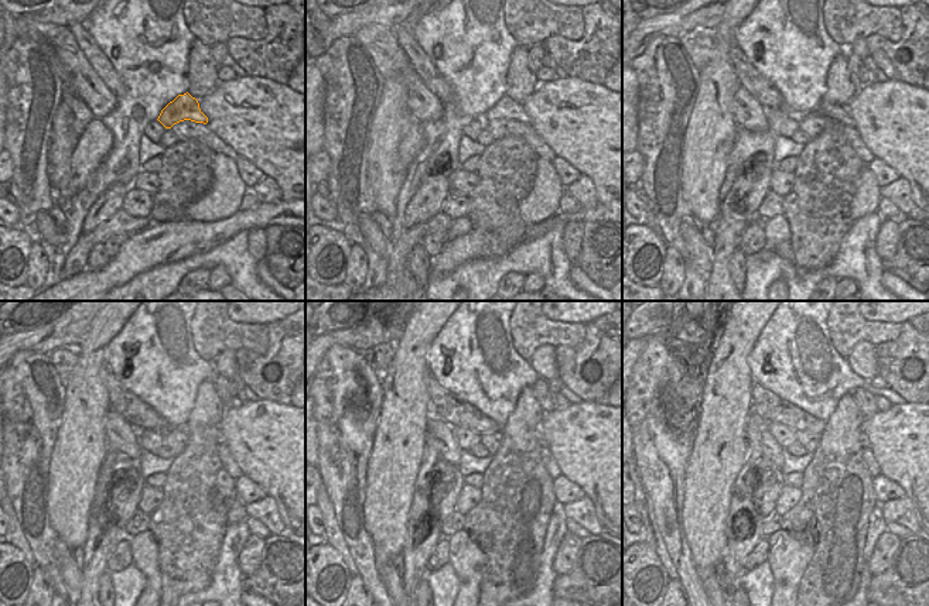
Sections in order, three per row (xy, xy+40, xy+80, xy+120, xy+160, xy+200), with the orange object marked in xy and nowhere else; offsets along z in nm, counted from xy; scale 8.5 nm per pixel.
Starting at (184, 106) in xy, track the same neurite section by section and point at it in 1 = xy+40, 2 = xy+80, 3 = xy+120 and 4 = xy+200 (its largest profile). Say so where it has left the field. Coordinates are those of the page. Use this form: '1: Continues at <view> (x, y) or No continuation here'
1: Continues at xy+40 (505, 108)
2: Continues at xy+80 (836, 113)
3: Continues at xy+120 (215, 432)
4: Continues at xy+200 (863, 438).

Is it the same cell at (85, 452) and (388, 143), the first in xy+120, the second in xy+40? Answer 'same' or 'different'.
same

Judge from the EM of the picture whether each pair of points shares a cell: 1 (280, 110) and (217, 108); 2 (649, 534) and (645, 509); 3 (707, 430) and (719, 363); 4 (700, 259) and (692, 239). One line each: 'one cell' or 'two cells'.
1: one cell
2: one cell
3: one cell
4: one cell

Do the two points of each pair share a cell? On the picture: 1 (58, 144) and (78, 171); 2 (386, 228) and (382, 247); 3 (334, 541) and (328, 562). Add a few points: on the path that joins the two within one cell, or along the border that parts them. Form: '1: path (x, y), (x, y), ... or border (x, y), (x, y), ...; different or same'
1: border (79, 137), (71, 157), (72, 194); different
2: border (369, 215), (389, 240); different
3: border (325, 541), (340, 554), (352, 575); different

